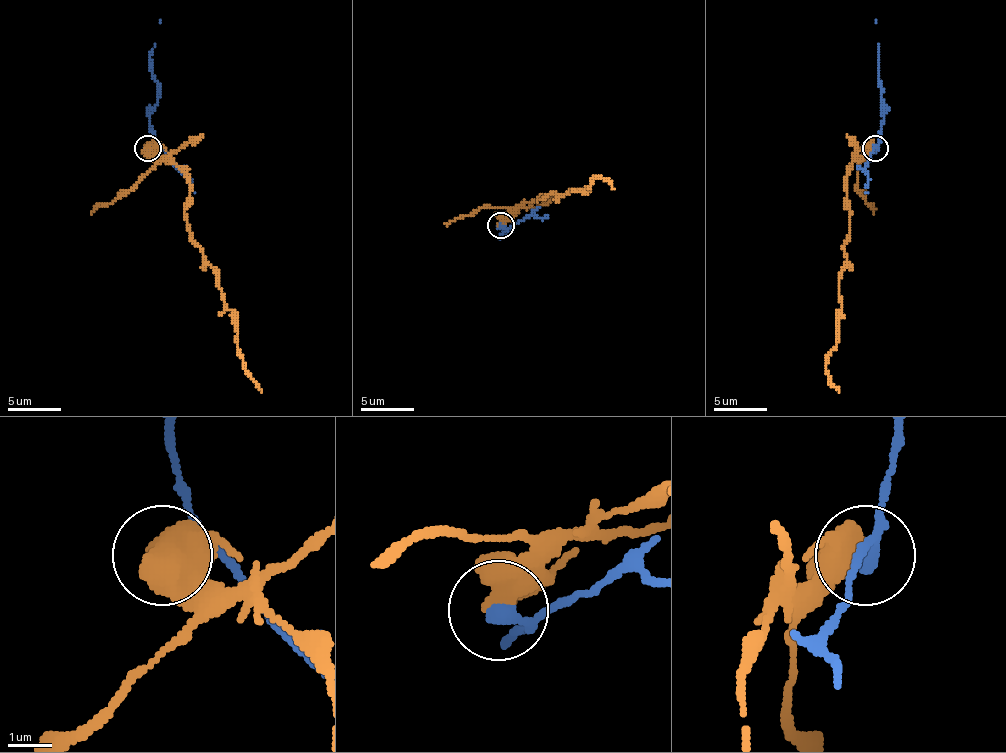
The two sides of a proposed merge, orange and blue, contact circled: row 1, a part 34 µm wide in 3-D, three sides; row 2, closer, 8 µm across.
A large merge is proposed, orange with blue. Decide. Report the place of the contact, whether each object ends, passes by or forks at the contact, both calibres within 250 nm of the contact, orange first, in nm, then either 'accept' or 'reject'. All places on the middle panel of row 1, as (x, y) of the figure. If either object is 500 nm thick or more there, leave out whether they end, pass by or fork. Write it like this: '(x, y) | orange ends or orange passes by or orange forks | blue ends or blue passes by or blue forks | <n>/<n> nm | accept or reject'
(500, 225) | 750/280 nm | reject

